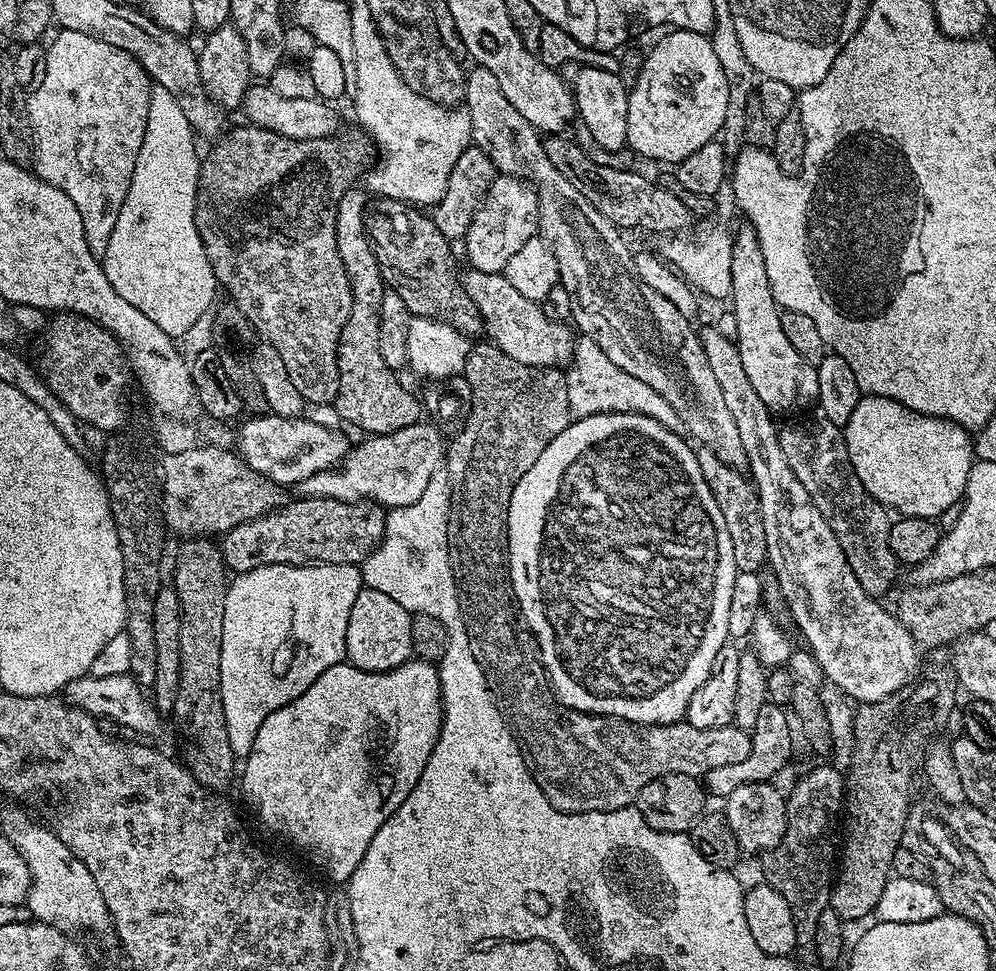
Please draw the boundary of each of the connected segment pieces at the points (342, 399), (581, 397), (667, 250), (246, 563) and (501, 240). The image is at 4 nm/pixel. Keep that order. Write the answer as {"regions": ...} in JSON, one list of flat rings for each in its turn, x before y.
{"regions":[[[353,186,346,194,342,194,340,205,336,207,338,258,342,258,342,266,350,282,352,309,342,330,336,355,340,377,334,404,335,407,344,408,340,412,341,418,353,420,364,434,381,436,417,423,422,416,422,404,417,393,415,396,406,385,400,384,399,378,396,377,399,375,388,368,386,362,382,362,382,354,378,350,378,322,386,285,372,253,372,244,364,233,365,193,359,188,360,193,358,188]],[[581,337,573,352,569,368,565,371,566,395,570,402,570,414,575,419,581,420,594,414,606,414,607,412,629,412,630,414,642,414,654,418,659,424,671,425,674,413,666,398,646,386,634,374,626,374,610,361,597,343,588,337]],[[724,181,719,187,719,194,715,196,716,206,710,217,699,219,691,229,690,240,686,240,684,236,669,235,665,237,657,237,654,246,655,253,660,255,676,272,681,274,687,280,692,288,696,289,701,295,706,294,710,298,720,300,729,299,731,297,733,286,733,271,731,267,731,259,733,258,732,240,728,234,728,222,731,220,733,214,736,214,735,200,733,198,733,186,731,181]],[[330,498,295,499,289,499,275,512,267,512,265,516,234,526,229,532,223,533,224,562,233,573,249,572,271,564,360,566,380,543,380,537,384,534,385,509,371,502,351,504]],[[497,174,480,209,472,216,468,232,462,237,464,252,477,272,503,273,504,268,537,235,540,215,536,192,525,181]]]}

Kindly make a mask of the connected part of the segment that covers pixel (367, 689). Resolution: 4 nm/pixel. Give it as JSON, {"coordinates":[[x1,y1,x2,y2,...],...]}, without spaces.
{"coordinates":[[411,658,404,664,392,669,389,672,367,673,366,670,356,669,350,663,341,662,330,666,316,681,294,702,274,710,270,718,258,726,258,734,254,738,254,746,250,754,243,761,242,772,244,768,244,792,250,799,256,803,256,812,260,815,260,820,272,832,277,832,280,836,285,836,322,875,336,886,347,885,348,879,358,870,358,862,366,854,374,834,382,830,384,823,391,818,394,810,406,802,410,790,422,776,422,770,430,758,430,754,436,745,436,739,440,736,440,721,442,719,442,676,435,663]]}

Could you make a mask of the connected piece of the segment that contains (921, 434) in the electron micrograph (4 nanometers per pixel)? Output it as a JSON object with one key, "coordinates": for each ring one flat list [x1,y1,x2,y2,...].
{"coordinates":[[861,395,850,422,843,425,846,450,854,466,854,474,866,490,885,508,895,510,900,516,917,516,923,520,940,517,943,511,953,511,961,503,966,482,974,463,973,437,961,424,937,416,924,416,890,398]]}

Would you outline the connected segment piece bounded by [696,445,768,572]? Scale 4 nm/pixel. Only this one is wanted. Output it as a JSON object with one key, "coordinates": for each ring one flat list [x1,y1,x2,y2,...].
{"coordinates":[[701,445,696,451,698,464,702,469,702,476,706,480,706,486,712,488,716,496,718,506,722,510,722,518,726,518,726,530,730,530,730,542,734,542,734,562,737,572,760,572,765,567,768,551,766,550,766,530,762,526,762,510,760,499,756,493,756,486,751,479,739,469,726,466,724,462,708,447]]}

